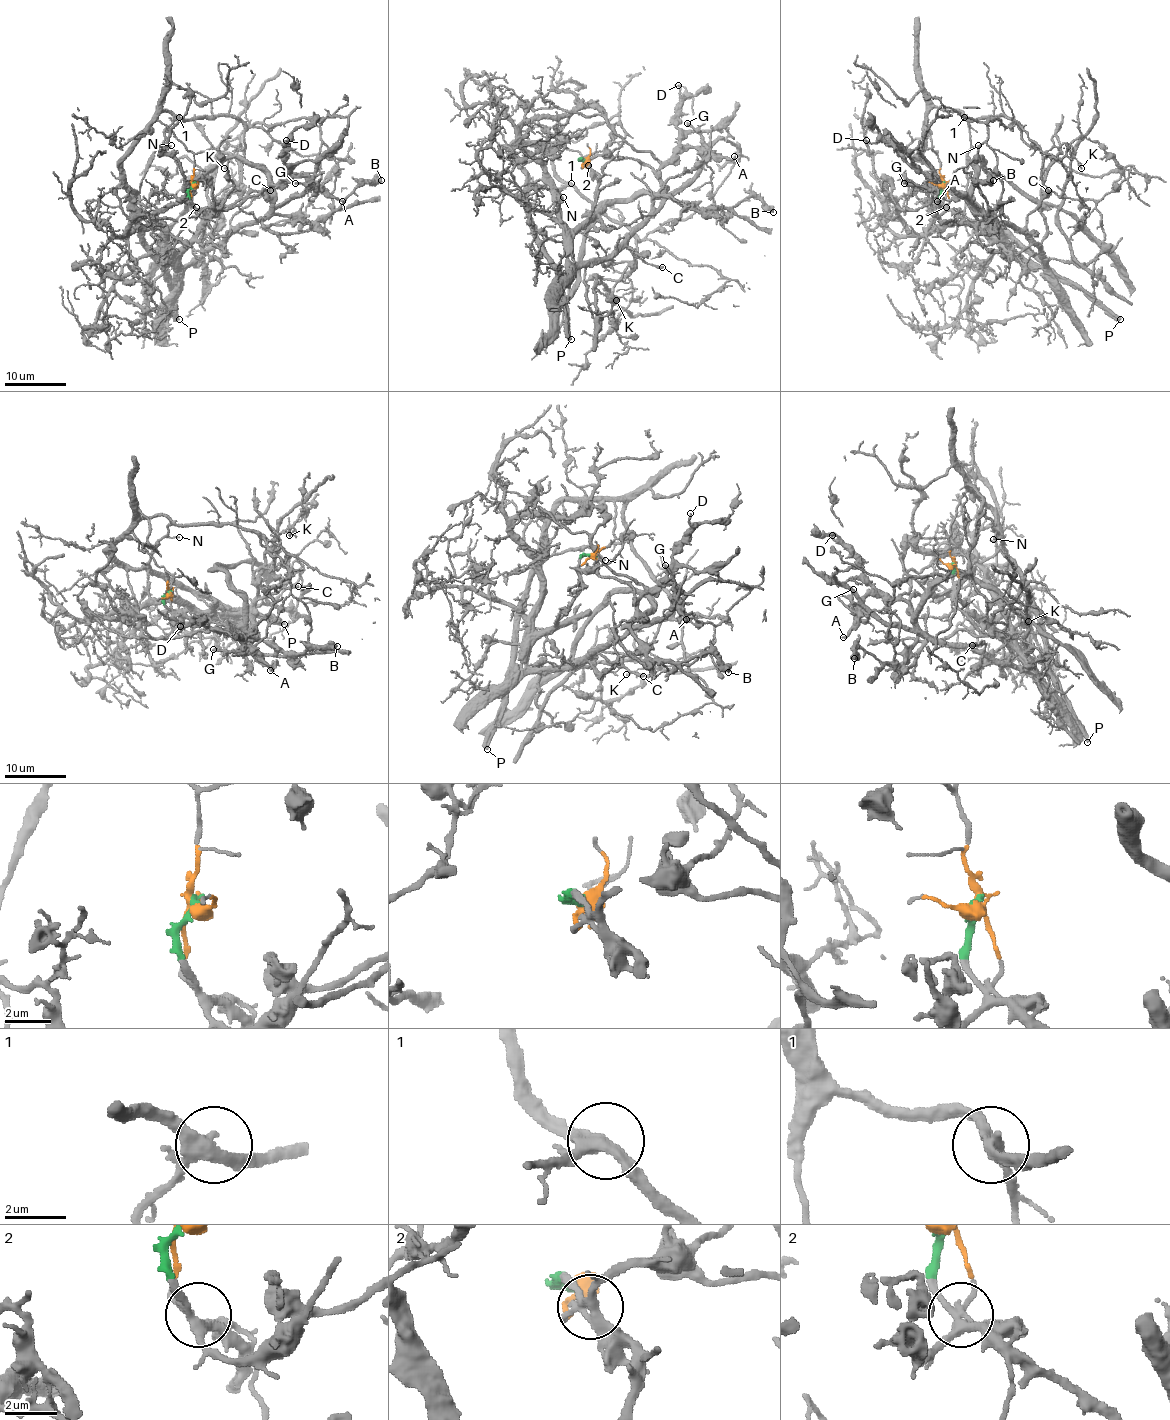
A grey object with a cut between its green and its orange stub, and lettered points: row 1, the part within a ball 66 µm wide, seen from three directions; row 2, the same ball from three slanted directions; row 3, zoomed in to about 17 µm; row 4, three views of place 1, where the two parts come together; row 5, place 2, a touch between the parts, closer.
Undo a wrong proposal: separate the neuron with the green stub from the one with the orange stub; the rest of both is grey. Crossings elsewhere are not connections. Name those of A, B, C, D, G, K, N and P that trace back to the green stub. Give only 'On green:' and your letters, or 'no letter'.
On green: A, B, C, D, G, N

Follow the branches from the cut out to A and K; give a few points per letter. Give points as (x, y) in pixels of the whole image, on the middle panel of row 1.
A: (585, 162), (580, 159), (586, 164), (595, 156), (640, 160), (656, 173), (688, 148), (731, 159), (734, 156)
K: (585, 162), (579, 151), (550, 147), (554, 173), (635, 235), (635, 267), (627, 273), (632, 292), (615, 301)

